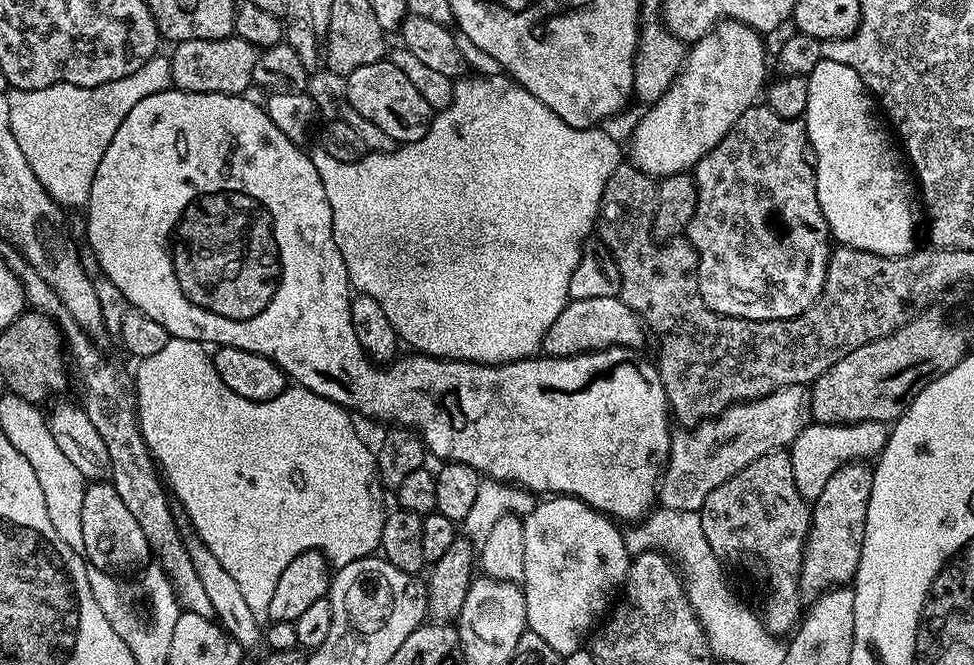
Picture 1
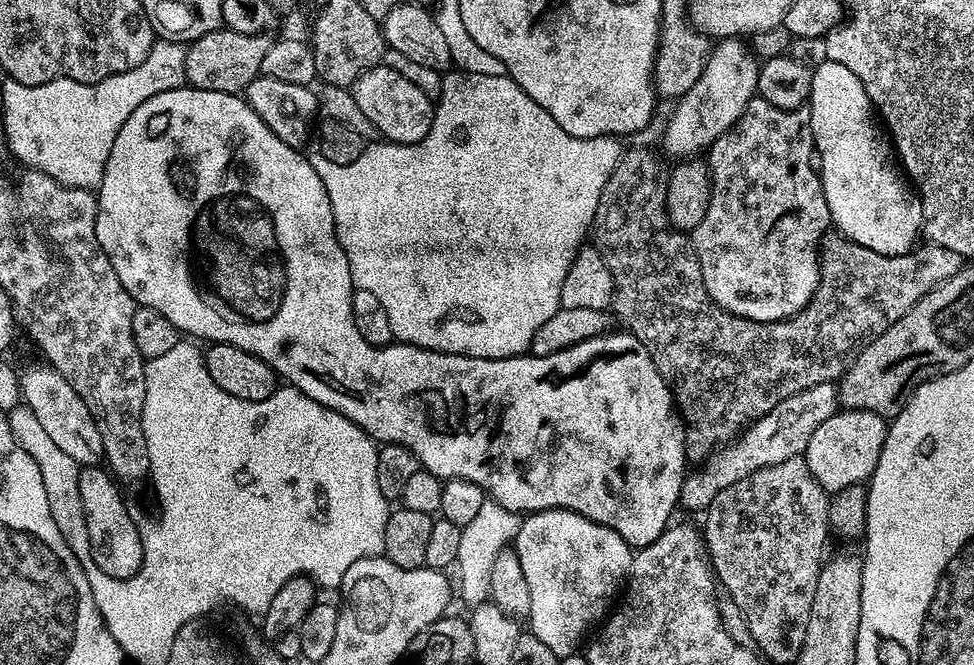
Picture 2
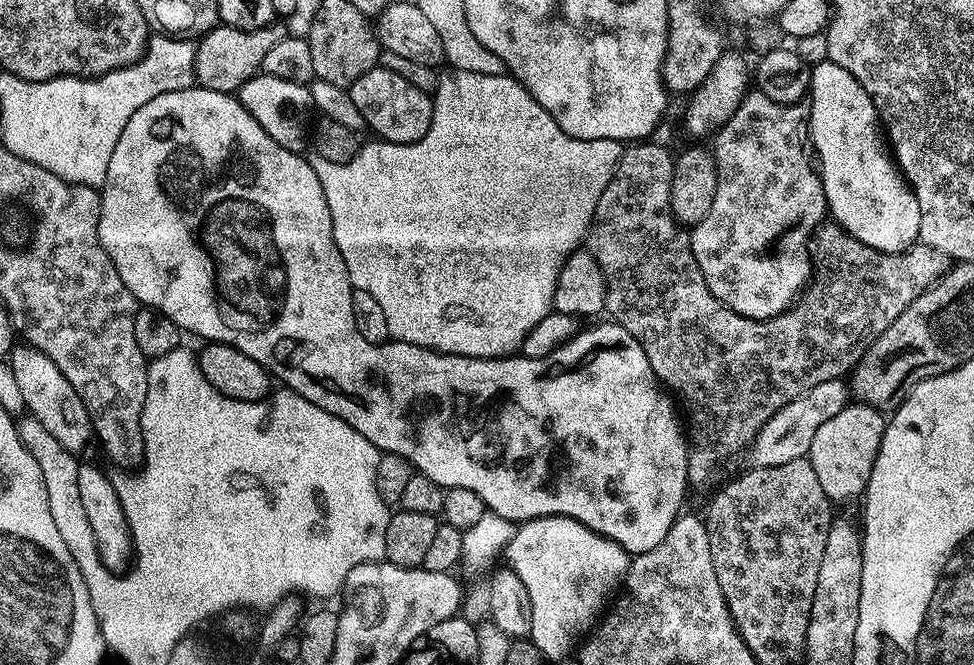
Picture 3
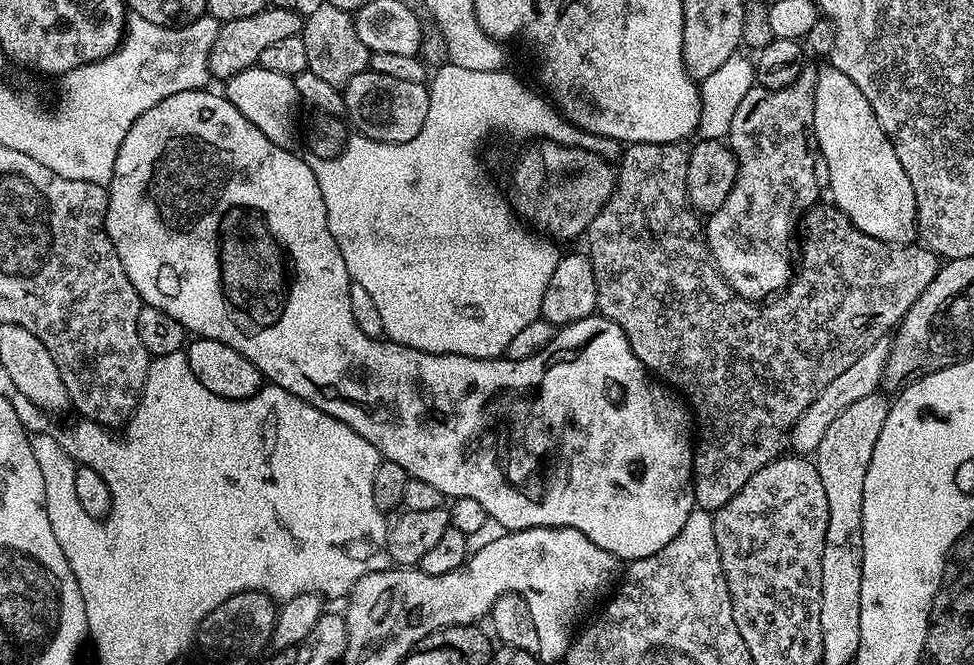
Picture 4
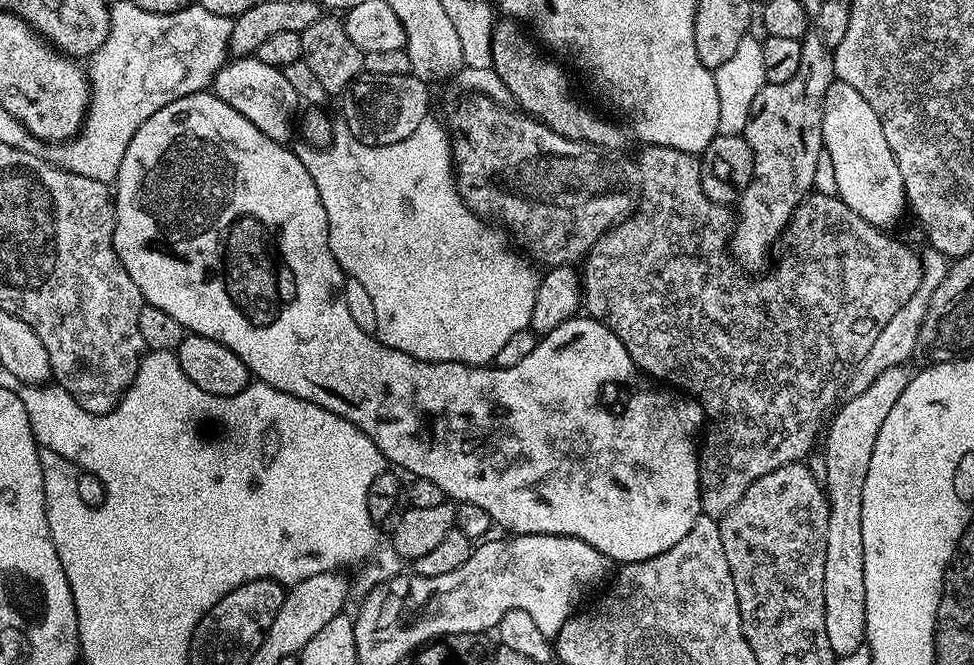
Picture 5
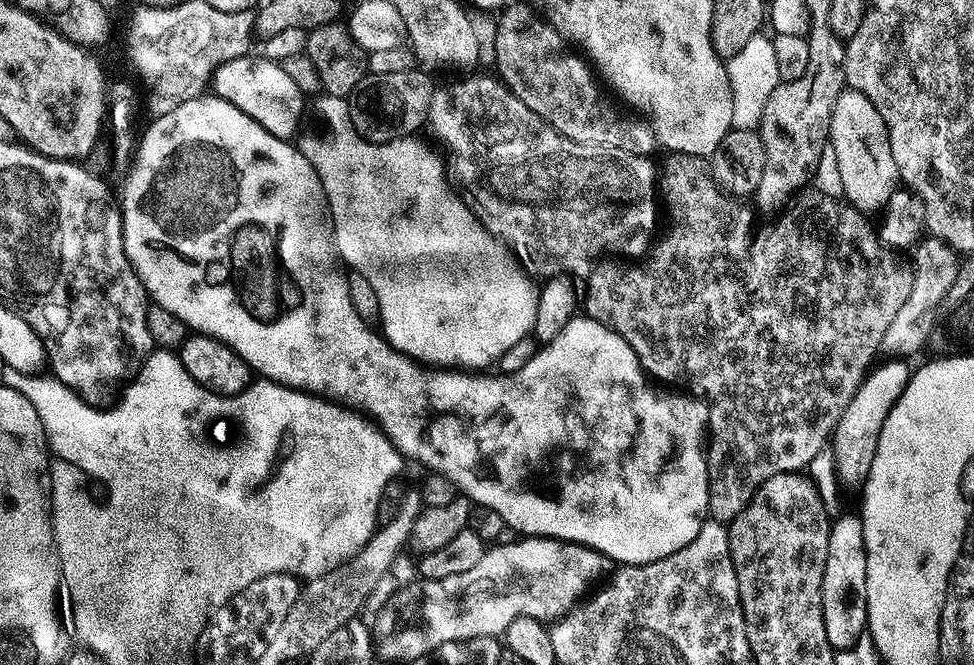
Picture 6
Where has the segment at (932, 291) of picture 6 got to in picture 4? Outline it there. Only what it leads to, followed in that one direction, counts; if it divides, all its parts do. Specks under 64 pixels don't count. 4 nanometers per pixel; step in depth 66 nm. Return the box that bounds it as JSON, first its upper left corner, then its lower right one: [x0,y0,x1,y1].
[790,339,892,453]

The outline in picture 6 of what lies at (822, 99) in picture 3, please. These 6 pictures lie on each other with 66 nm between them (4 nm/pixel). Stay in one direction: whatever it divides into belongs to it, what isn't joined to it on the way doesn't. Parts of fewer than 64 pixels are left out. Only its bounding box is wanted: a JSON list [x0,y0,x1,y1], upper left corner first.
[830,87,900,214]

